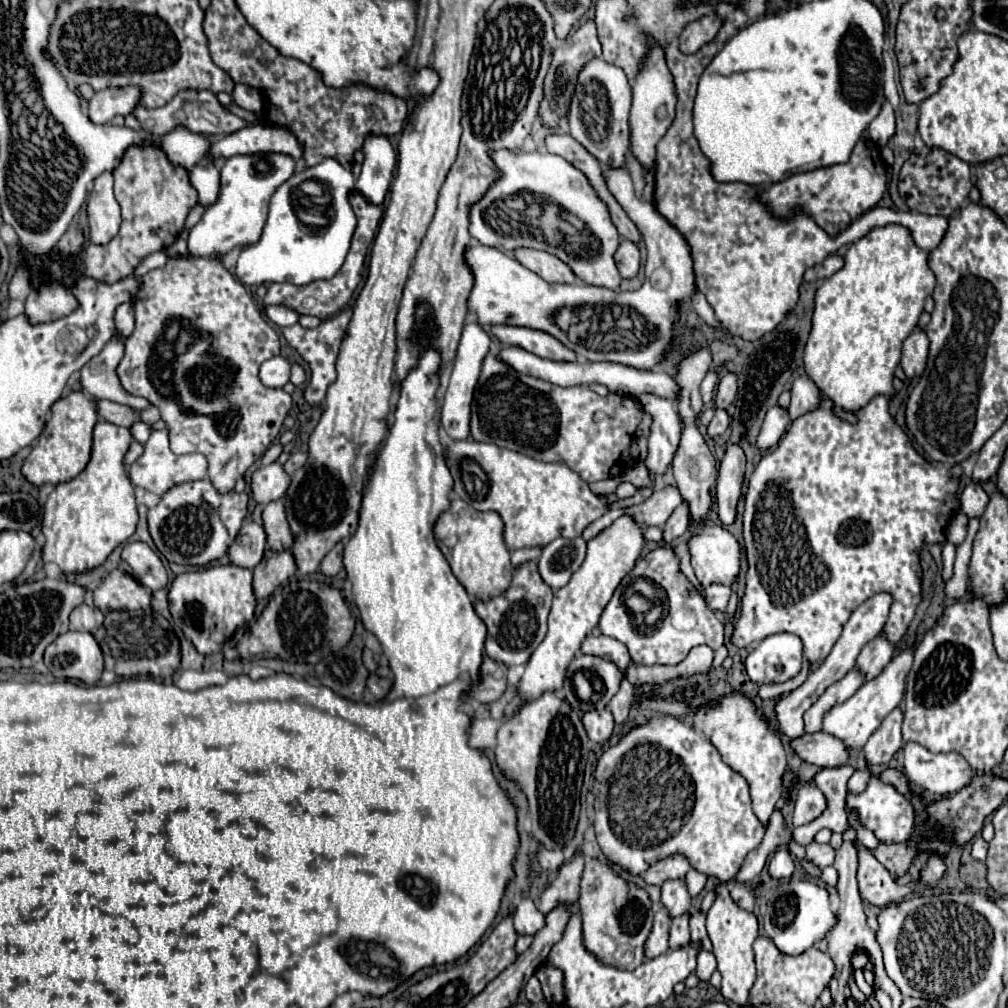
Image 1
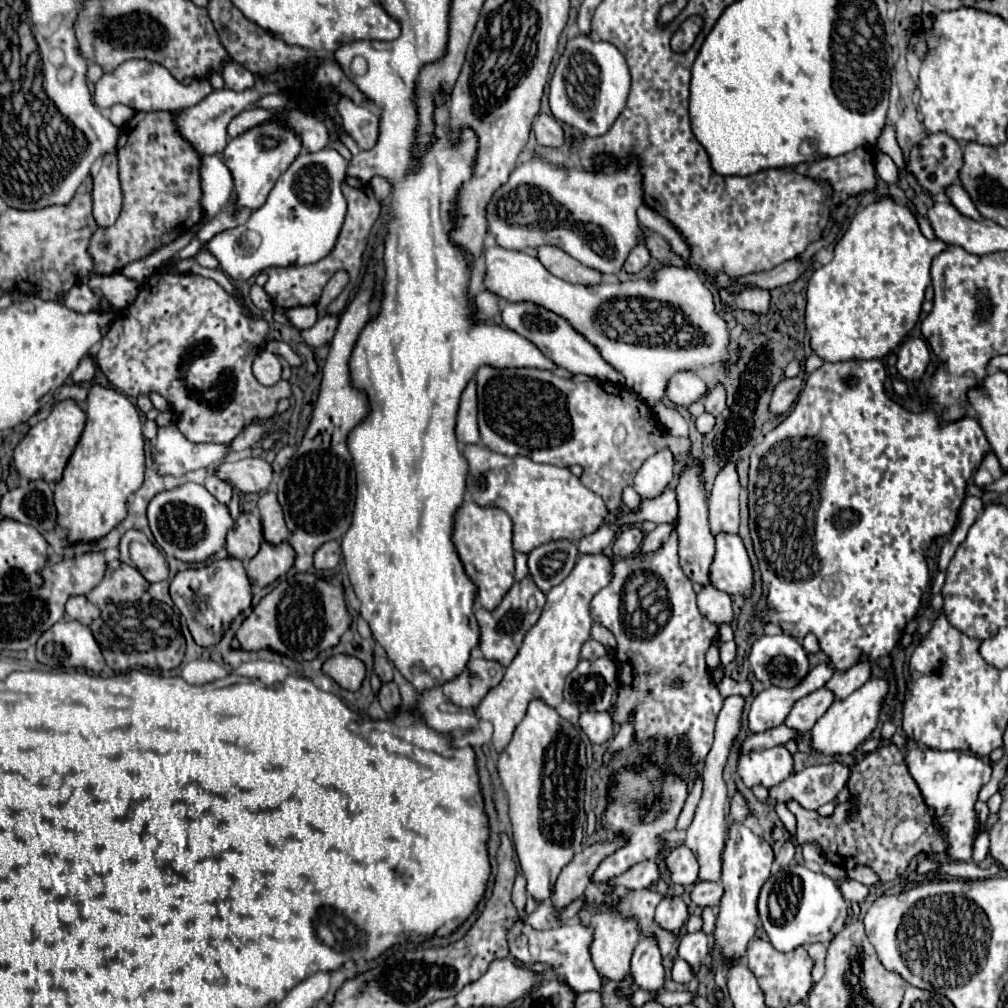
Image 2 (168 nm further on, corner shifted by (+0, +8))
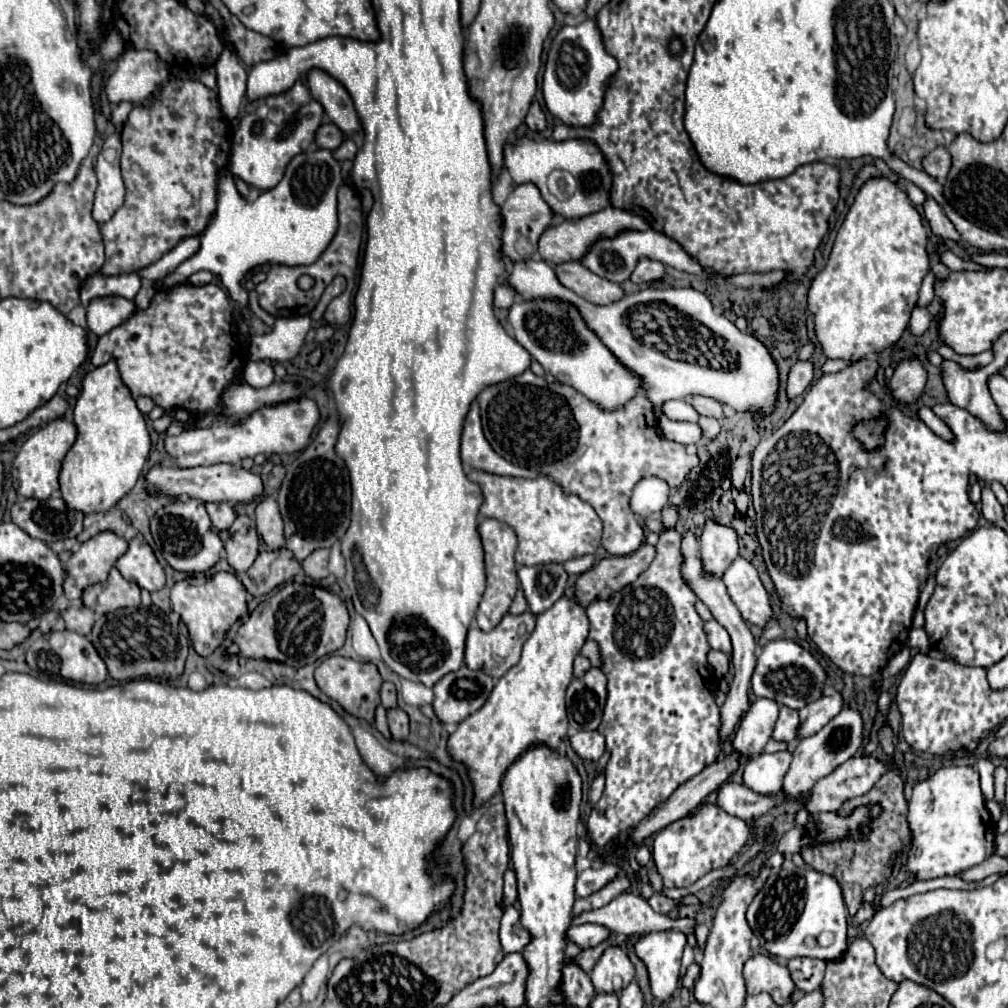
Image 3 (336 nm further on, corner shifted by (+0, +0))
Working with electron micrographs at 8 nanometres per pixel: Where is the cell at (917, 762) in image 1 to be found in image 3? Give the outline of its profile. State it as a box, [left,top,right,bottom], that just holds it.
[908,766,996,880]

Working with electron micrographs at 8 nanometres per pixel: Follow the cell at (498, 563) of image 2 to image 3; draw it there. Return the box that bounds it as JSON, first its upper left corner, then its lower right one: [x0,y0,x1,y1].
[476,518,518,632]

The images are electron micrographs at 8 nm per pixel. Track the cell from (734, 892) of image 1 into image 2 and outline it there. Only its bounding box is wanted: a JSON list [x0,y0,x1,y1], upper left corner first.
[690,882,722,908]

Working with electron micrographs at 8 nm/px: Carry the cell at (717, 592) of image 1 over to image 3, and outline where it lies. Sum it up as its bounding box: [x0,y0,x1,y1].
[704,618,732,654]

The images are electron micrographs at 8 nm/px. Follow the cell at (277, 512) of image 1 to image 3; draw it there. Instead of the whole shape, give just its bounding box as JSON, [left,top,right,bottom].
[256,498,284,550]

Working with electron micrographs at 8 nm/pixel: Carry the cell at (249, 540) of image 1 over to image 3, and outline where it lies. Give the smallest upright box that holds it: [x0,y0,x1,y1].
[224,516,260,574]

